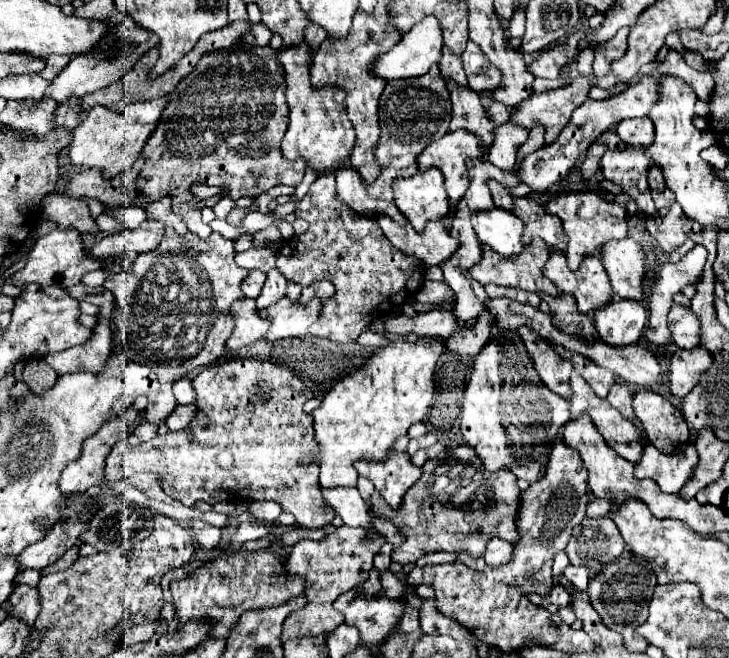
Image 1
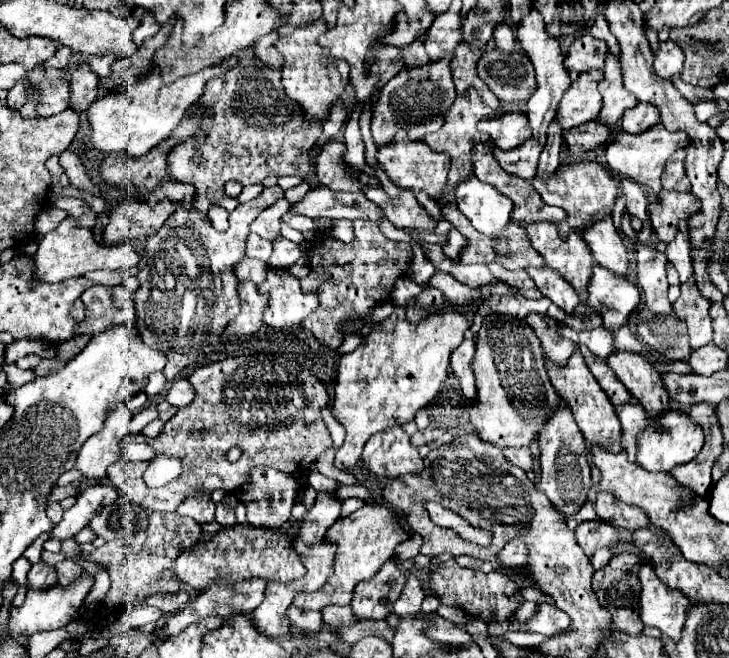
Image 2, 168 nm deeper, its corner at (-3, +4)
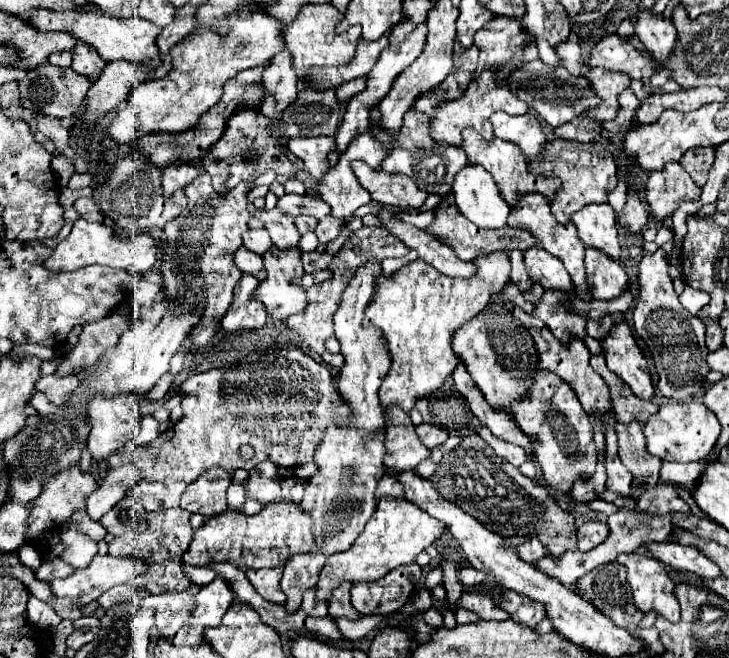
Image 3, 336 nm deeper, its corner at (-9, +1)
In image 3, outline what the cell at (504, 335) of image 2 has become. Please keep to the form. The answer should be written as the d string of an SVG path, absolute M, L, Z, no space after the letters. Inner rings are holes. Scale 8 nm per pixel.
M491 301L479 315L463 323L451 337L451 349L453 353L459 353L461 363L467 367L471 379L477 383L477 387L483 391L487 403L491 407L507 407L515 399L521 399L527 393L527 387L531 387L533 373L539 369L539 355L535 355L535 345L531 343L531 335L527 335L527 329L507 311L501 303Z

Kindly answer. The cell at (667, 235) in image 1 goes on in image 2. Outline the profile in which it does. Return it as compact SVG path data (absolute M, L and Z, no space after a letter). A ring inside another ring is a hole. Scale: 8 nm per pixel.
M665 192L657 196L653 204L647 206L651 216L653 230L661 242L671 242L677 236L677 226L681 220L687 220L697 206L697 198L691 192Z

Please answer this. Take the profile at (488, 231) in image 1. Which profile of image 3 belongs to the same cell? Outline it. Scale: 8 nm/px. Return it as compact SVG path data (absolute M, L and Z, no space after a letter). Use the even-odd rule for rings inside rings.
M465 165L453 181L457 209L477 227L497 229L507 225L511 207L501 197L499 187L481 165Z

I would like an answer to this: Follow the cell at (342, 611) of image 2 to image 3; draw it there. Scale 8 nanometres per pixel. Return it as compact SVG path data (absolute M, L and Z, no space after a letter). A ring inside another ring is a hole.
M341 583L329 597L329 615L333 617L347 617L347 619L357 619L359 611L349 601L349 587L351 583Z

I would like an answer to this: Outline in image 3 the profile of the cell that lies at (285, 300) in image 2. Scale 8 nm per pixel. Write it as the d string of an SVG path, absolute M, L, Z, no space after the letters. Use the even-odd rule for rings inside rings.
M271 247L265 255L263 255L263 263L267 269L267 277L259 283L259 287L255 289L253 297L259 299L267 313L275 319L275 321L285 321L287 317L303 311L303 307L307 305L307 295L305 289L301 285L297 285L293 279L303 275L303 265L301 265L301 249L299 247L289 247L289 249L279 249L279 247Z

